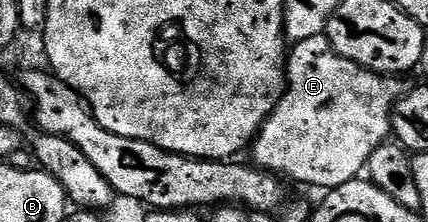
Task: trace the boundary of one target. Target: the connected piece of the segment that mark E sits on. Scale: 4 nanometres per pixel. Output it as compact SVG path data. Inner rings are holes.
M326 34L292 44L287 55L285 95L277 102L277 108L270 113L269 120L262 125L261 132L251 144L252 162L262 171L271 171L278 177L294 179L309 187L332 189L347 185L368 168L371 153L390 138L393 106L403 94L401 82L400 78L377 75L355 61L347 61L347 57L330 47Z

